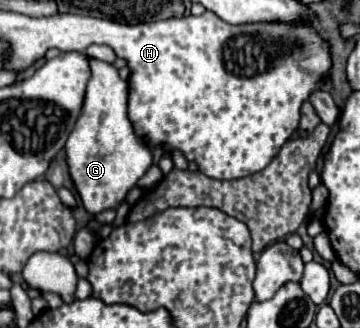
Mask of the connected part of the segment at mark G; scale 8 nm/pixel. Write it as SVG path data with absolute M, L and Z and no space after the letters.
M91 58L91 72L83 110L67 138L65 154L71 180L85 210L89 214L99 214L103 210L115 210L125 202L129 190L133 190L149 170L153 156L133 132L131 120L127 118L129 84L121 80L115 66L101 60Z

